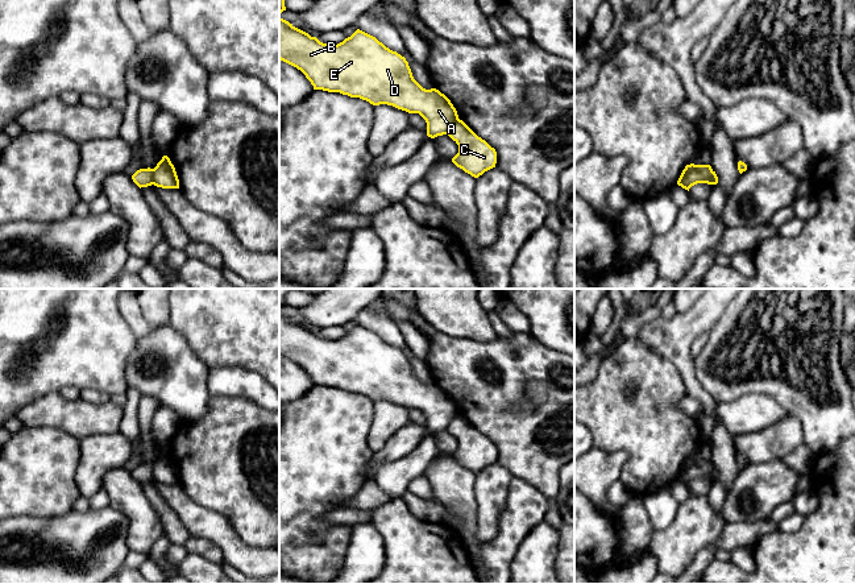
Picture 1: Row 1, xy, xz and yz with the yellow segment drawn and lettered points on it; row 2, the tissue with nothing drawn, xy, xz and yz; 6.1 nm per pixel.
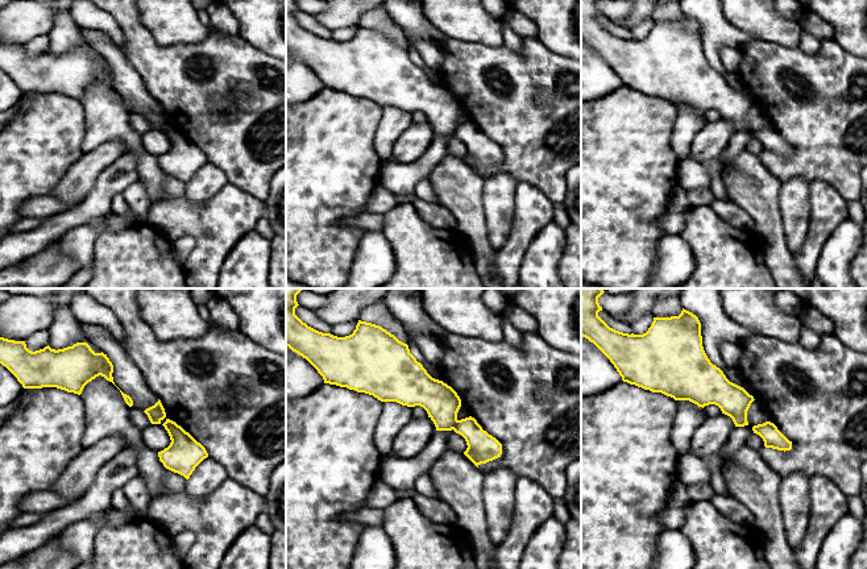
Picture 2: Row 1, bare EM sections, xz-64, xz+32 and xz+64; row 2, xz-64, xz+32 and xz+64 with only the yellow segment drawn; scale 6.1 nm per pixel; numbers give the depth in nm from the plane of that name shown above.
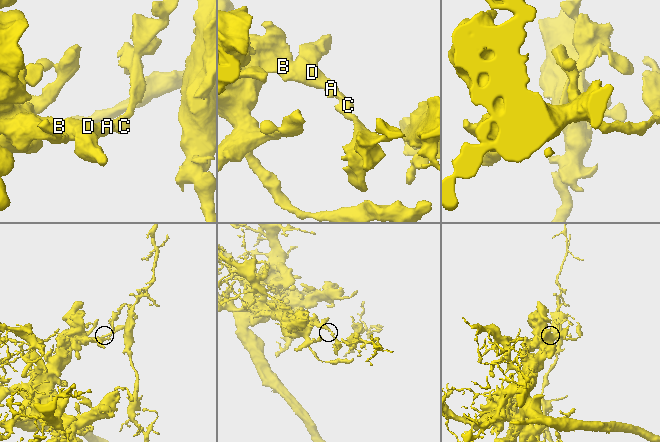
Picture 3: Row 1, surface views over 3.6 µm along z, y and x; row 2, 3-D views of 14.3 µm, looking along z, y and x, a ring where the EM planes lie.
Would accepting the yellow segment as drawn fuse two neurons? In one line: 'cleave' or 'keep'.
cleave

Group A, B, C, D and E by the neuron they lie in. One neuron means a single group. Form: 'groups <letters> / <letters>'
groups A B D E / C

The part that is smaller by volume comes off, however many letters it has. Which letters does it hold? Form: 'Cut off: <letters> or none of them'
Cut off: C

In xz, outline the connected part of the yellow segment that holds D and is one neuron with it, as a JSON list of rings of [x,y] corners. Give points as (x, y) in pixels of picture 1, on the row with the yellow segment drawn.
[[[279,16],[279,59],[300,70],[314,90],[419,113],[431,138],[447,134],[458,119],[444,94],[426,90],[414,79],[404,57],[360,29],[343,42],[328,45]]]

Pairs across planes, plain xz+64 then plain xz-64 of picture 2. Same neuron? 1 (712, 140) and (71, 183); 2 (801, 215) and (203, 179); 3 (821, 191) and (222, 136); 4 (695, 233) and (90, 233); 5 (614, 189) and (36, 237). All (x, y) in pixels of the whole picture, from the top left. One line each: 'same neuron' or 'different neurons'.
1: same neuron
2: same neuron
3: different neurons
4: different neurons
5: different neurons

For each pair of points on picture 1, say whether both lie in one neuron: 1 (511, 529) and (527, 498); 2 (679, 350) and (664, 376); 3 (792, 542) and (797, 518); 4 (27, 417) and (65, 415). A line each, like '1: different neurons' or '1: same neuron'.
1: same neuron
2: different neurons
3: different neurons
4: same neuron

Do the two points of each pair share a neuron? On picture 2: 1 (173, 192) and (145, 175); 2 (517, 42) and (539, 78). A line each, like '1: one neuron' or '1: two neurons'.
1: two neurons
2: two neurons

